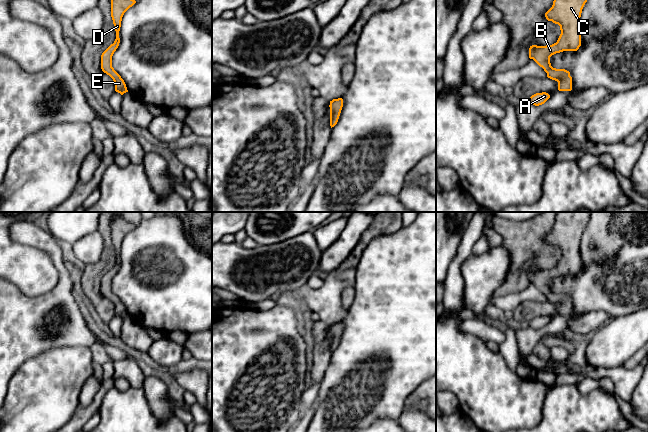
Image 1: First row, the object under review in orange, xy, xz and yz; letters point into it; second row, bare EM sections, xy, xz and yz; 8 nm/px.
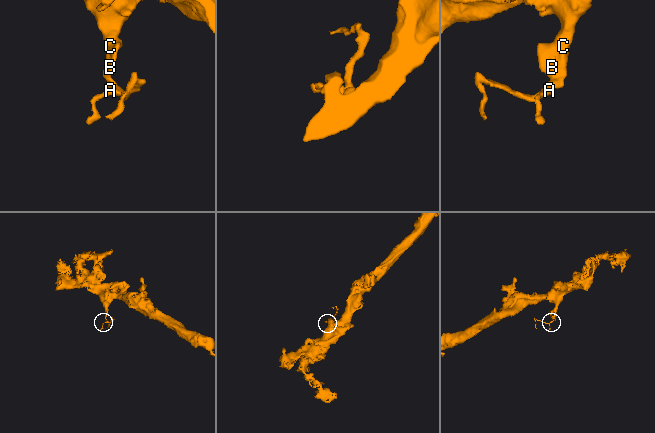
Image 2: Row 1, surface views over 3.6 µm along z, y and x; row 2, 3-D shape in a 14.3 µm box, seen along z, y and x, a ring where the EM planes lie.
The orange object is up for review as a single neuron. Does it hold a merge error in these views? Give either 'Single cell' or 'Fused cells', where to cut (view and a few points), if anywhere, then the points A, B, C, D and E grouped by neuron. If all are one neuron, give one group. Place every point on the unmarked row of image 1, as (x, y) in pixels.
Single cell. No split. Groups: A B C D E

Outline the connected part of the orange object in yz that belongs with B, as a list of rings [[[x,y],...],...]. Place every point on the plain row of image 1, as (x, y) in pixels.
[[[557,212],[553,229],[545,241],[560,250],[561,258],[552,269],[529,272],[529,282],[544,293],[548,302],[558,306],[559,315],[572,314],[572,301],[565,293],[553,292],[550,281],[563,275],[577,275],[581,270],[580,241],[589,216],[590,212]]]

